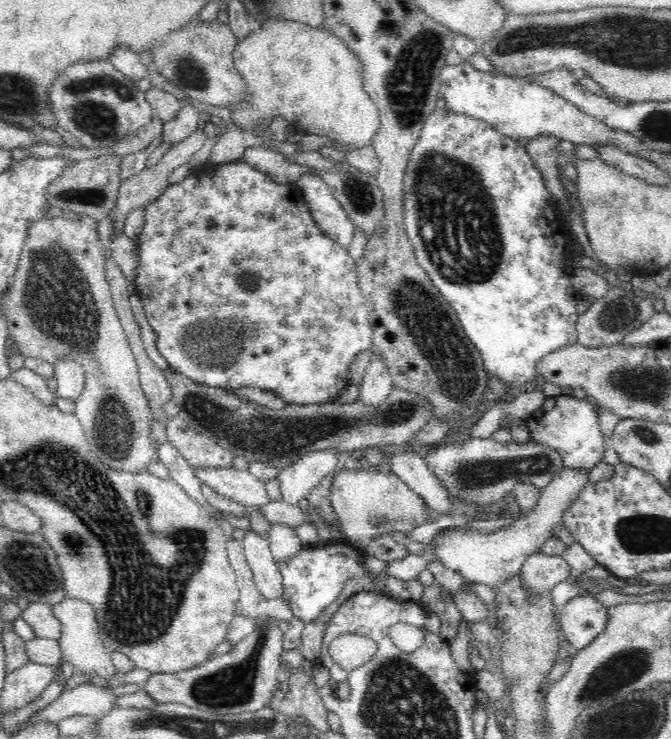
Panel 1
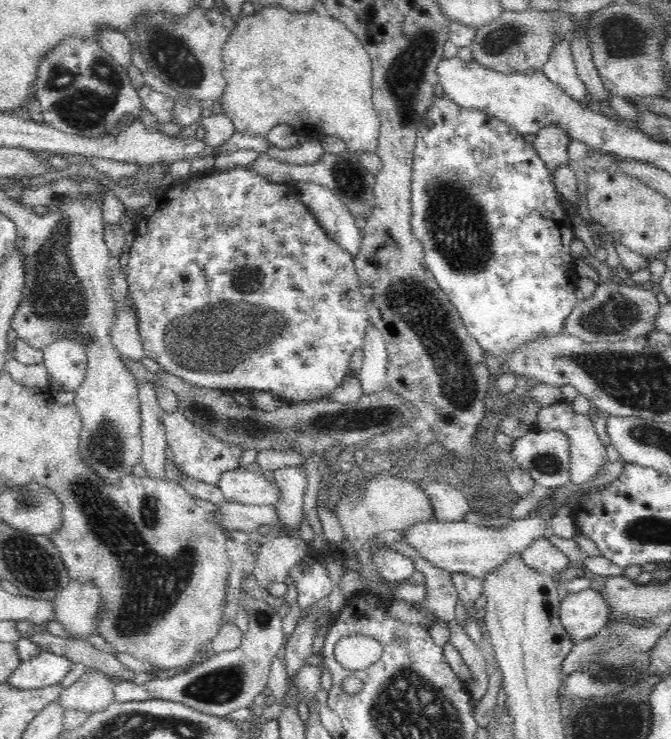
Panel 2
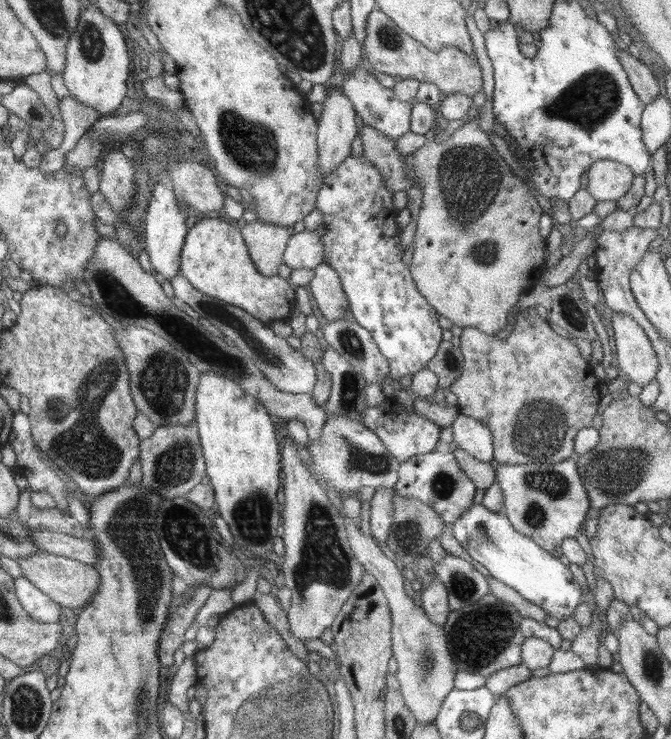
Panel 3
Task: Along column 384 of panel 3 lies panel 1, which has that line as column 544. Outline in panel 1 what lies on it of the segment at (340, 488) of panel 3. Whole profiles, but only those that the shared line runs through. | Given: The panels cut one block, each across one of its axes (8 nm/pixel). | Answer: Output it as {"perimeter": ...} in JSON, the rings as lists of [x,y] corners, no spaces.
{"perimeter":[[[470,438],[466,442],[454,442],[454,444],[446,446],[440,443],[431,447],[424,456],[428,469],[442,482],[442,487],[446,488],[452,501],[474,503],[475,508],[479,508],[483,504],[502,502],[519,483],[530,483],[542,490],[554,480],[556,474],[560,474],[564,469],[562,456],[558,451],[544,447],[532,440],[527,444],[517,444],[515,441],[500,443],[492,438]]]}

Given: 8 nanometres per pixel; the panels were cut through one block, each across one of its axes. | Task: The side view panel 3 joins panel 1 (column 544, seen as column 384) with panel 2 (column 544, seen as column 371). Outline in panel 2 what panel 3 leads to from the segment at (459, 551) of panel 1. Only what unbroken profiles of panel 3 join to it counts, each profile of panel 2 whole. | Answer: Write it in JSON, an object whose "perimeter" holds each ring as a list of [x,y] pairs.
{"perimeter":[[[545,500],[530,512],[528,518],[516,519],[500,528],[485,527],[466,521],[442,522],[430,520],[415,524],[404,529],[403,541],[416,549],[421,558],[428,560],[432,565],[447,570],[453,574],[466,573],[483,580],[487,572],[500,568],[512,556],[523,556],[524,550],[530,548],[530,543],[538,537],[548,536],[550,519],[555,504]]]}

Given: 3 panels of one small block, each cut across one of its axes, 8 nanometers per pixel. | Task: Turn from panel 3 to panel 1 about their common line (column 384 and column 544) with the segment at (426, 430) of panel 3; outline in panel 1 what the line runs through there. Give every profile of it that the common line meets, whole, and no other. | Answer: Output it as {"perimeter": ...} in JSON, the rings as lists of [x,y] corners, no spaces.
{"perimeter":[[[574,395],[546,397],[544,404],[534,410],[524,420],[528,424],[532,441],[550,447],[560,453],[564,467],[590,470],[598,465],[604,457],[604,441],[600,429],[600,412],[596,404],[586,398],[580,399]]]}

